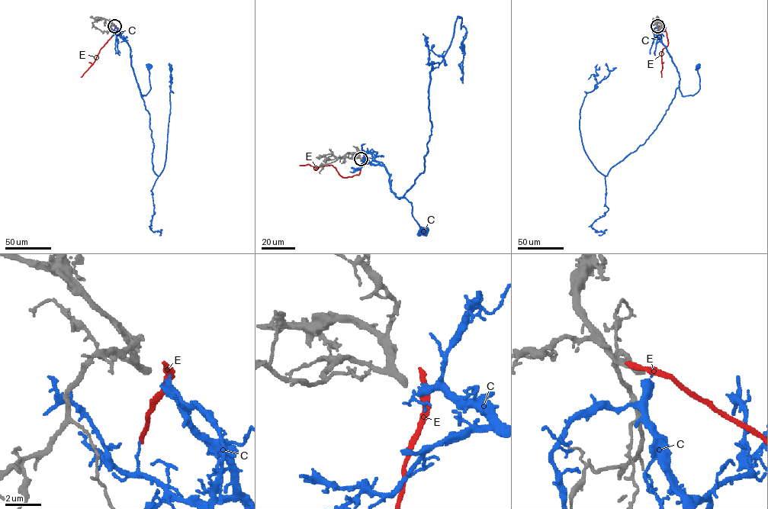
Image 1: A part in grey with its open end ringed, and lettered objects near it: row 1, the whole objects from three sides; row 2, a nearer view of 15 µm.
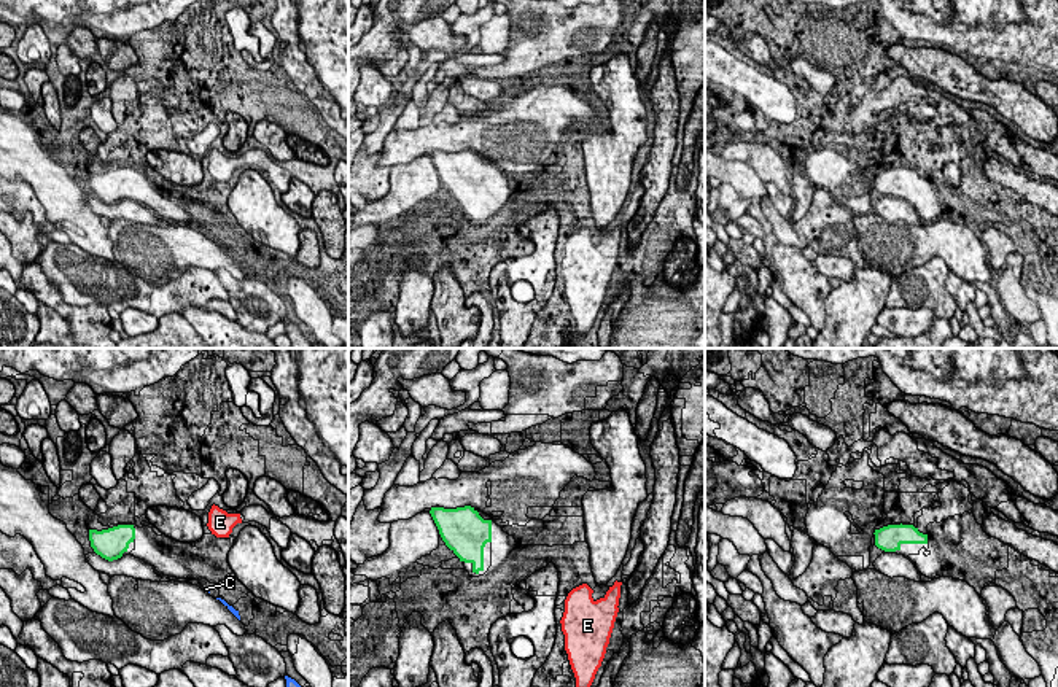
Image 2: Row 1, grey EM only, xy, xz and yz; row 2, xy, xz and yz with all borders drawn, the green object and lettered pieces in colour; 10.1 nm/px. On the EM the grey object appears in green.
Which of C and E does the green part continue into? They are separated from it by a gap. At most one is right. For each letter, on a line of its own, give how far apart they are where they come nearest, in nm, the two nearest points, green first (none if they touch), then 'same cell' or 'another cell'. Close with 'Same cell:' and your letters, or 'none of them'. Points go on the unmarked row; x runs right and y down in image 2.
C: 900 nm | xy (132, 185), (206, 232) | same cell
E: 750 nm | xy (134, 172), (207, 169) | another cell
Same cell: C

